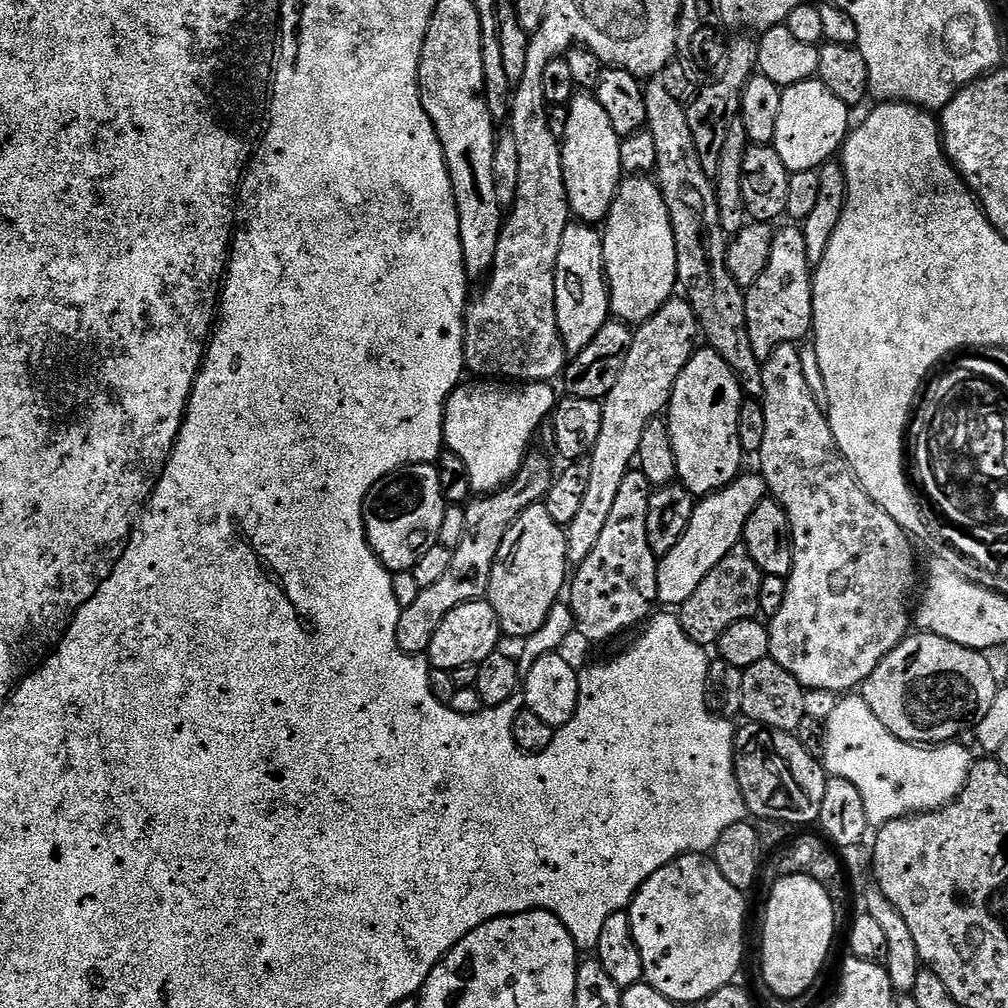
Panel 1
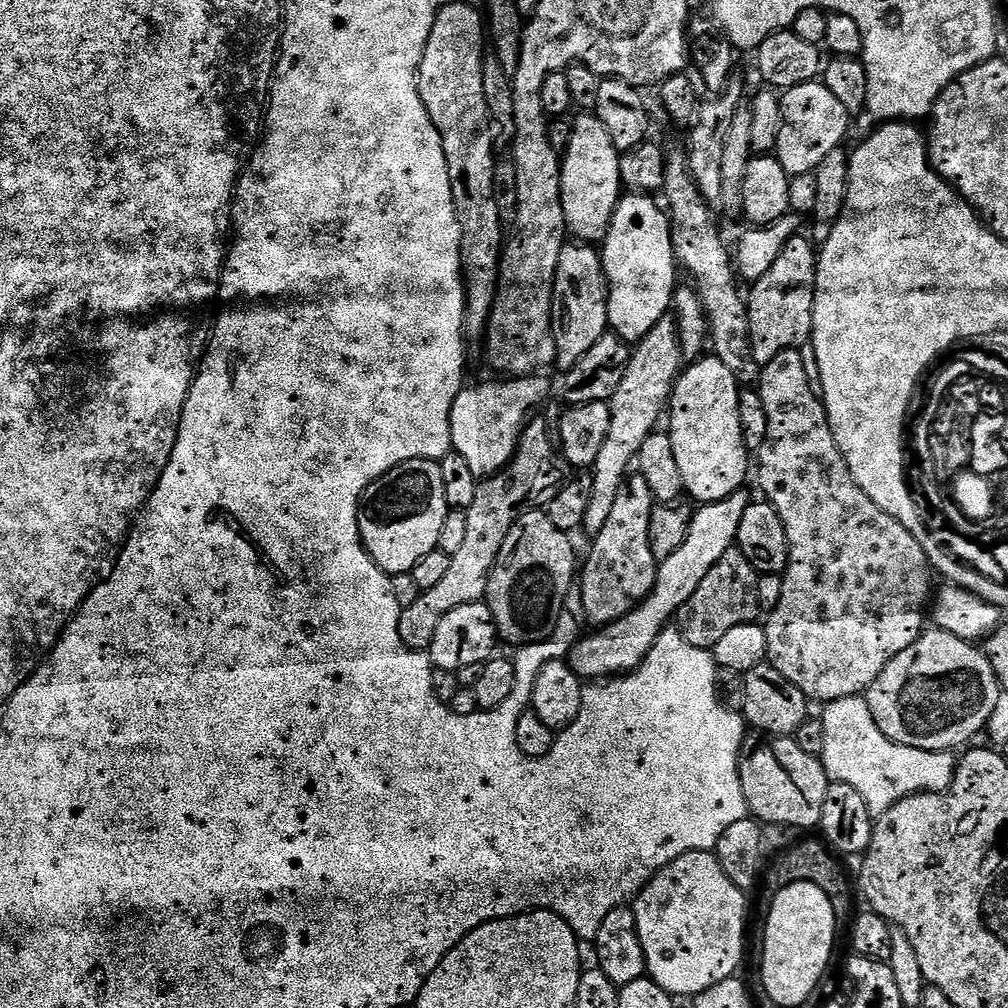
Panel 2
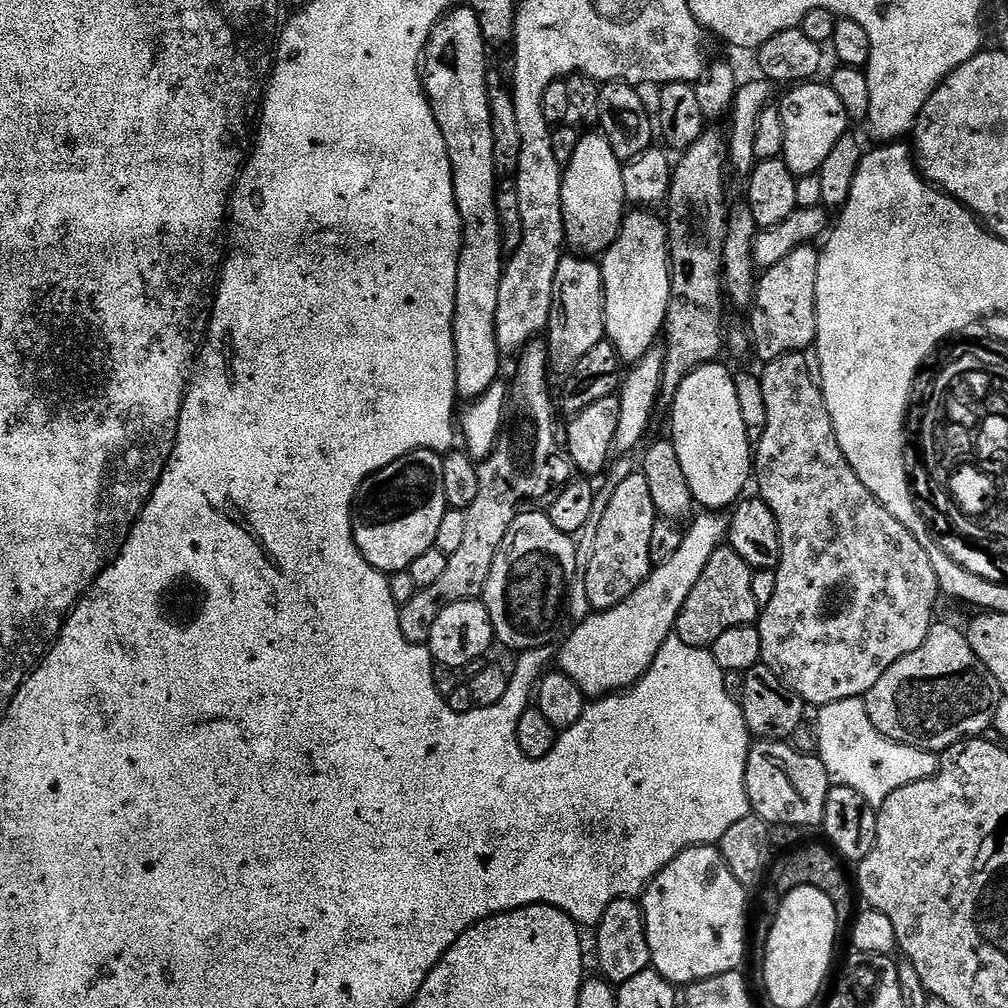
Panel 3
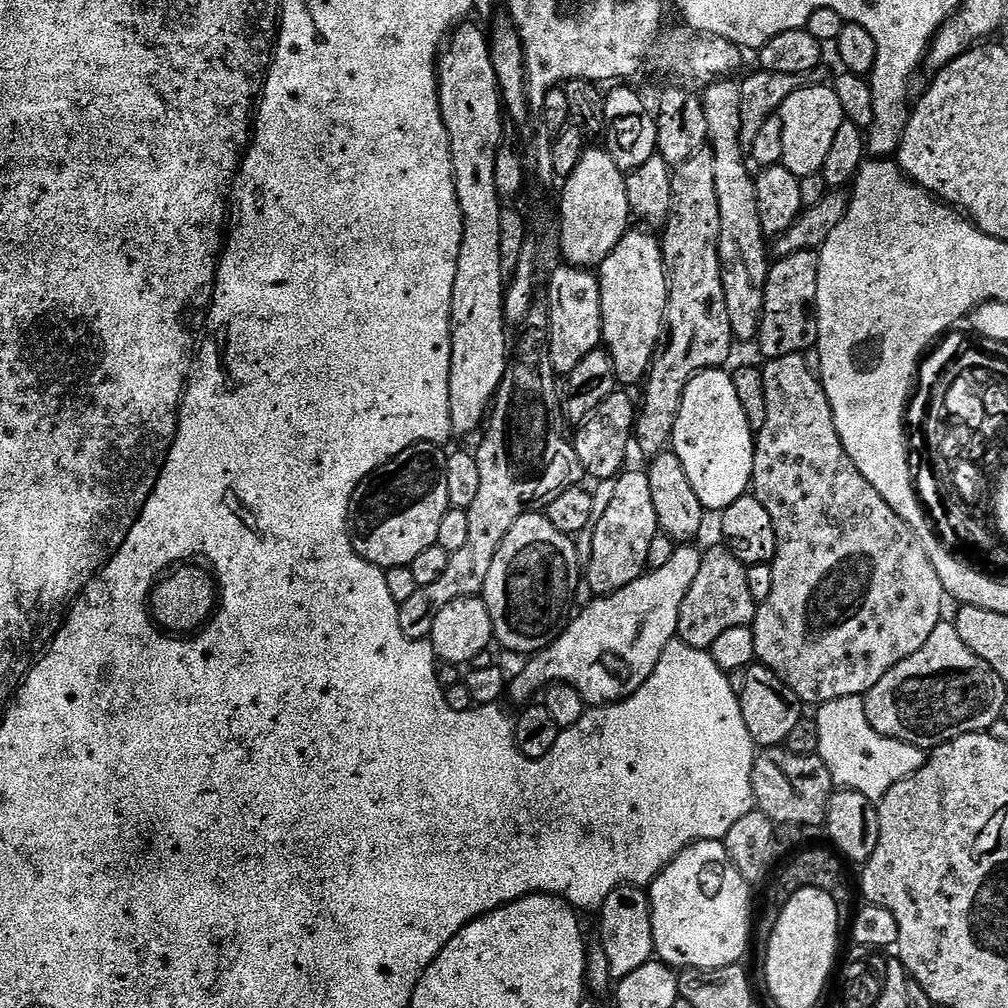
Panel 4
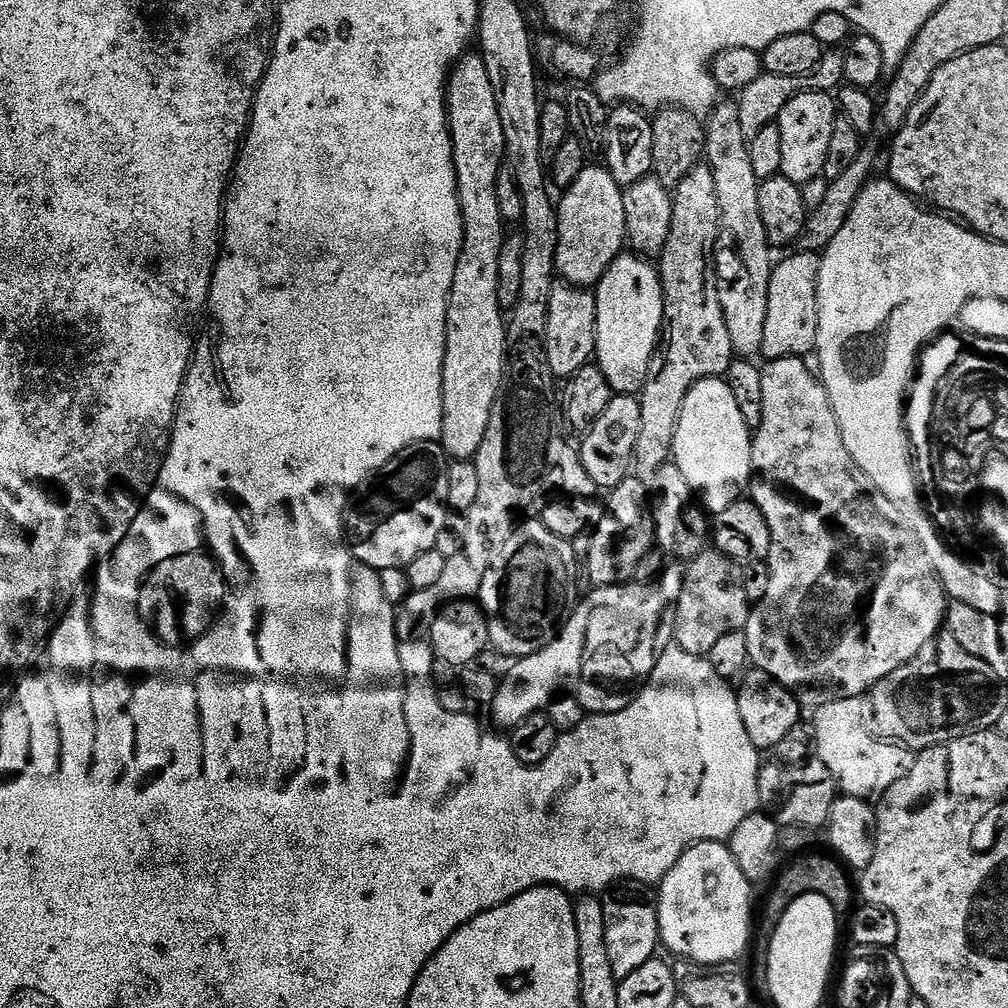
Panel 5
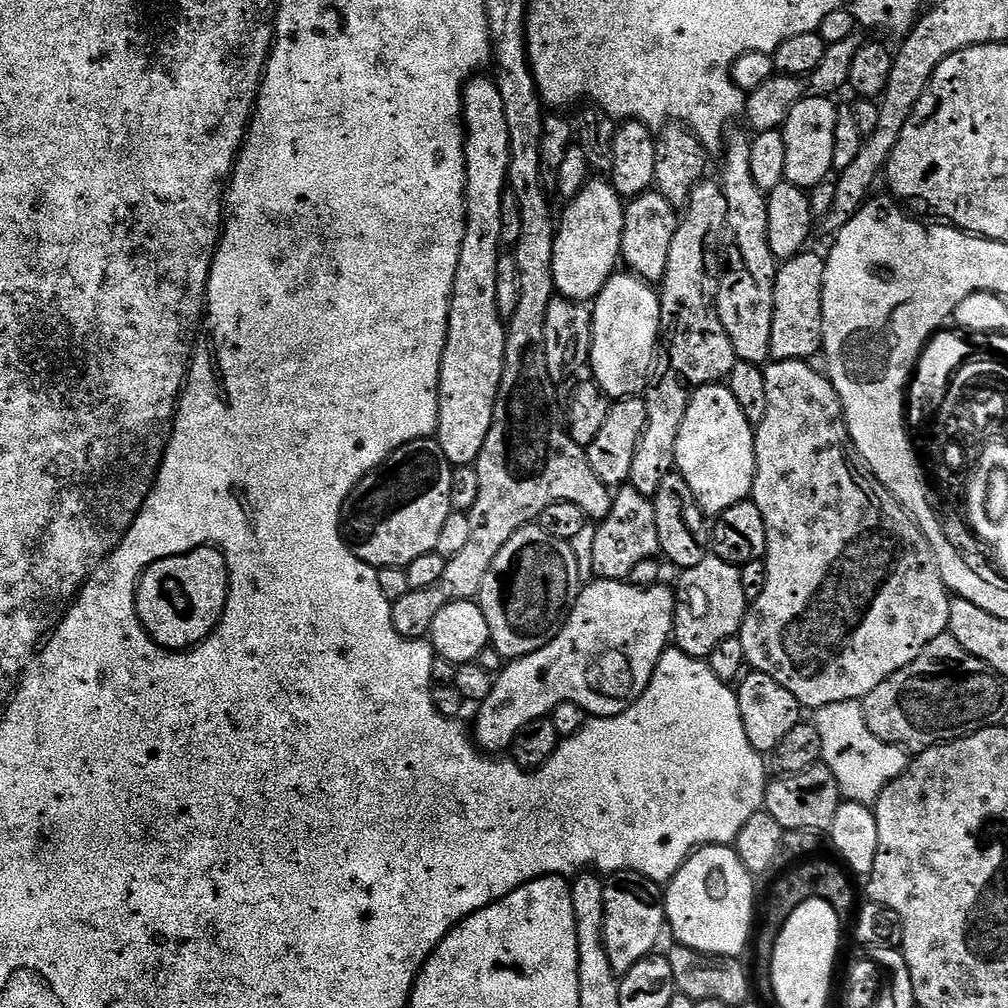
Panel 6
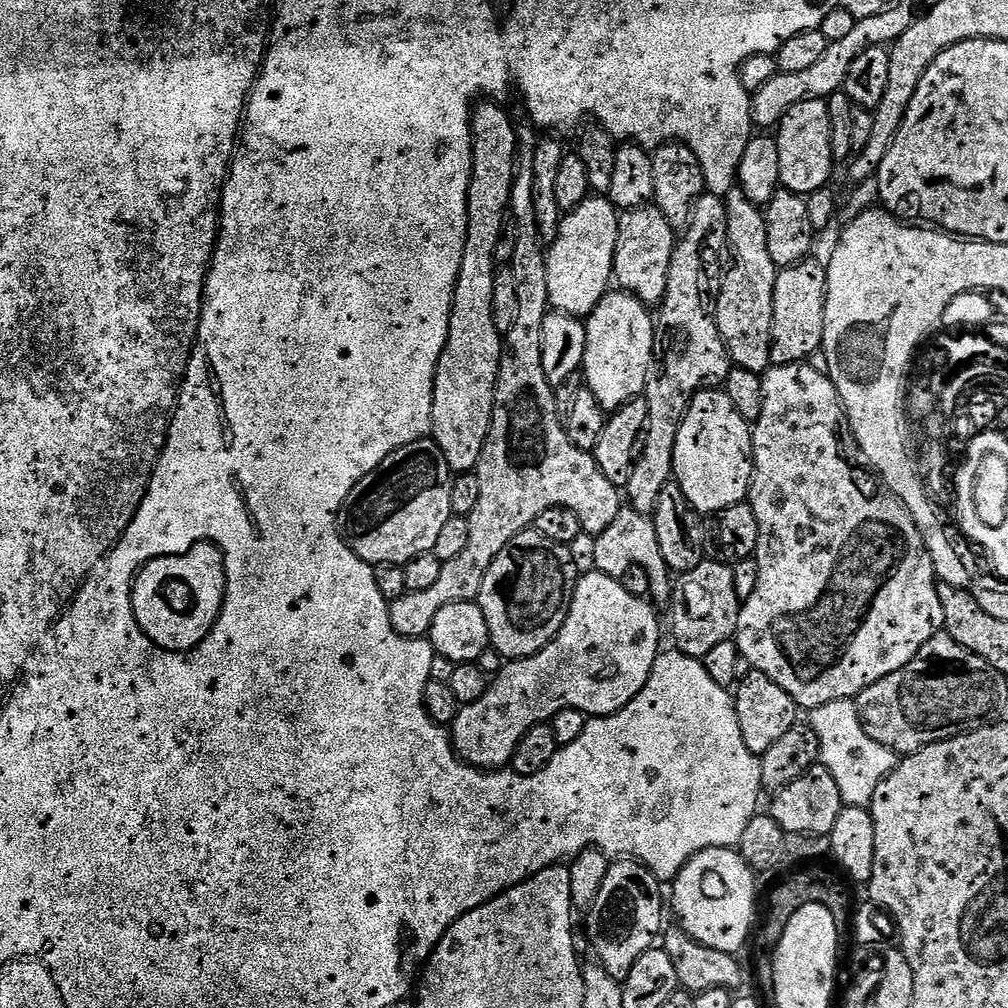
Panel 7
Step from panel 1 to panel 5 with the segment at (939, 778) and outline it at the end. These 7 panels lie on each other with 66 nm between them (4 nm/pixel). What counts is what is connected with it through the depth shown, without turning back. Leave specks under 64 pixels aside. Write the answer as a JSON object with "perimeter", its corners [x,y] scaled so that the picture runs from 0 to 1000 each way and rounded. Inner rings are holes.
{"perimeter":[[[824,694],[822,698],[814,698],[810,712],[810,750],[827,768],[830,783],[836,789],[846,790],[864,795],[877,789],[891,772],[899,772],[903,768],[903,760],[907,760],[909,750],[906,743],[898,742],[895,738],[884,738],[882,734],[872,734],[859,724],[859,716],[855,716],[855,700],[853,694]]]}

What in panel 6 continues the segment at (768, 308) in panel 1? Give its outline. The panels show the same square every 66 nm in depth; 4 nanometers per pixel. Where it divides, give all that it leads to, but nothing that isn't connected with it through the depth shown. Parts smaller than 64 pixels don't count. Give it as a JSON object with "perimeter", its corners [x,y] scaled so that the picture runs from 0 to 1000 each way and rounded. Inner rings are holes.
{"perimeter":[[[807,248],[793,250],[788,256],[777,259],[770,267],[768,280],[768,315],[764,327],[764,354],[771,357],[805,358],[806,352],[817,344],[817,320],[815,319],[815,284],[817,283],[818,255]]]}

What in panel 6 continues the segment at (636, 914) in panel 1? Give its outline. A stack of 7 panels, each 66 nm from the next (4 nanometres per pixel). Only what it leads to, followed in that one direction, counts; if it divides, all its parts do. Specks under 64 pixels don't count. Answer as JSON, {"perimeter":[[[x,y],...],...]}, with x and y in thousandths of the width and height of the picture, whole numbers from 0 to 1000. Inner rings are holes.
{"perimeter":[[[703,837],[691,841],[663,874],[658,886],[661,917],[665,925],[671,928],[670,936],[676,940],[697,944],[699,948],[737,949],[738,939],[741,937],[743,939],[748,929],[746,908],[750,905],[750,877],[751,874],[740,863],[740,859],[736,859],[729,840],[721,837]]]}

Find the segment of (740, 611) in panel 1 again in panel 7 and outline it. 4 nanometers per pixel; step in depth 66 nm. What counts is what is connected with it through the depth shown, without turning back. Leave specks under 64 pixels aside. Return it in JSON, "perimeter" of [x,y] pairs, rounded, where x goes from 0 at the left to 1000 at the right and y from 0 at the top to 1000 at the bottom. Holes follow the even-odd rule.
{"perimeter":[[[699,554],[692,562],[688,562],[688,565],[678,568],[668,582],[665,606],[667,606],[667,631],[671,634],[670,642],[680,647],[682,651],[697,653],[700,649],[704,649],[704,645],[708,645],[708,641],[727,634],[732,625],[735,598],[728,583],[727,561]]]}

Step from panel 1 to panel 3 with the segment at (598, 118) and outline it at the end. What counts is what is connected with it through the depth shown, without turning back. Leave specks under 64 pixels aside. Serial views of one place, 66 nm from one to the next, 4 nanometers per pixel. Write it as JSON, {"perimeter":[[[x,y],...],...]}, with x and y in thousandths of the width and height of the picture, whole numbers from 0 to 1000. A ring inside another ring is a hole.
{"perimeter":[[[598,133],[576,134],[573,149],[569,149],[569,157],[559,168],[556,181],[560,237],[568,251],[580,256],[594,255],[615,235],[621,213],[618,172],[619,163],[605,149],[605,141]]]}

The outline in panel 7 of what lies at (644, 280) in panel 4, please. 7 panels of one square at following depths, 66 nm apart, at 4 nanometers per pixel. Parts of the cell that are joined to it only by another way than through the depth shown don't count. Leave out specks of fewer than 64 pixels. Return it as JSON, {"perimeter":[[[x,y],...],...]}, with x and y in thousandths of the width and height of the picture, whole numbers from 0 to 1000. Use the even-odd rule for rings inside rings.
{"perimeter":[[[607,288],[597,296],[597,300],[588,308],[586,313],[582,314],[581,351],[577,373],[583,376],[580,377],[581,384],[589,391],[589,395],[593,395],[593,399],[600,407],[610,407],[621,399],[638,394],[651,348],[649,313],[643,310],[646,310],[644,303],[637,301],[632,294],[618,288]]]}

